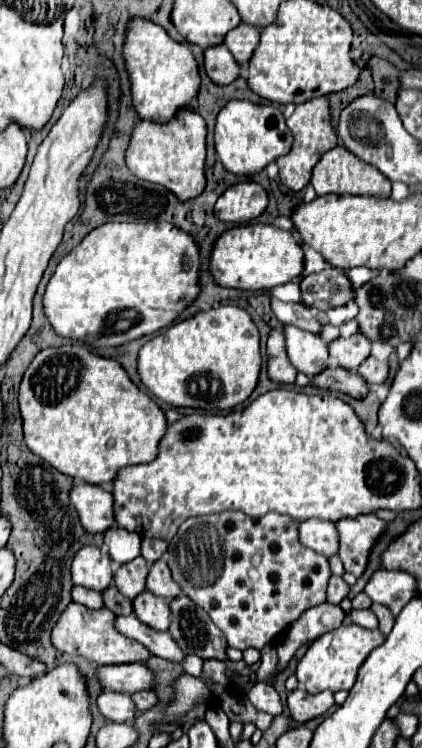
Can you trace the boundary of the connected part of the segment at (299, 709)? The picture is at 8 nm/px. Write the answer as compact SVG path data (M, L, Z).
M291 691L287 697L287 707L291 717L297 723L307 723L309 719L315 719L323 713L327 713L333 707L333 693L331 691L323 691L317 695L309 695L305 691Z

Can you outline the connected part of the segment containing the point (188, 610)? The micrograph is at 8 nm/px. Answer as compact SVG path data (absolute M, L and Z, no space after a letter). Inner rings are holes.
M181 595L171 601L171 627L173 639L187 655L201 659L227 659L227 641L211 617L197 607L189 597Z

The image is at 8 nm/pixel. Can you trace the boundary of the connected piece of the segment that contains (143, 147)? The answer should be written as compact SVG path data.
M181 109L169 123L141 121L133 129L133 137L127 149L127 167L143 181L167 187L181 203L195 199L203 193L205 179L205 137L207 125L193 109Z

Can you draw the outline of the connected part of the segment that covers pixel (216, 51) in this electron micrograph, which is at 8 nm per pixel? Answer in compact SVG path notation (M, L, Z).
M217 45L205 51L205 71L213 83L229 85L239 77L239 63L225 45Z

